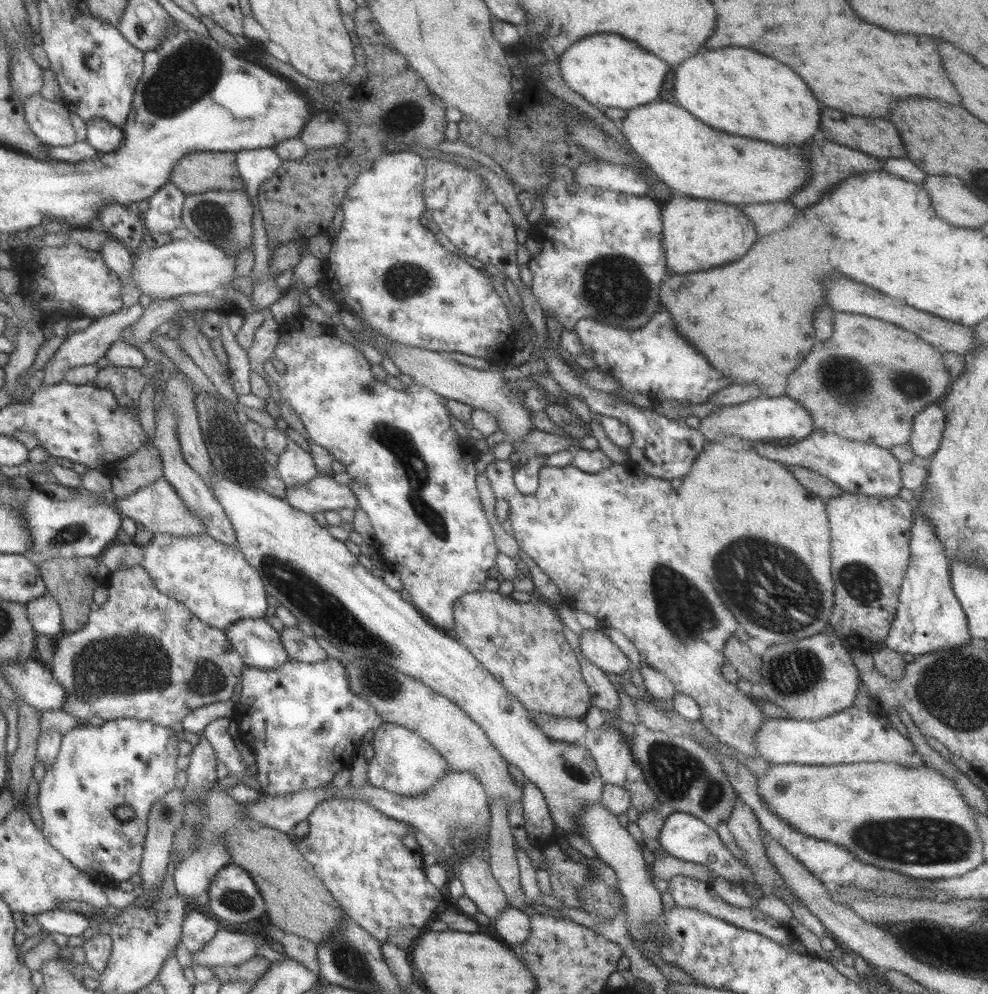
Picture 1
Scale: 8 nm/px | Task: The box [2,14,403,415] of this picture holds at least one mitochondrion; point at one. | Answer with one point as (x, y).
(187, 75)

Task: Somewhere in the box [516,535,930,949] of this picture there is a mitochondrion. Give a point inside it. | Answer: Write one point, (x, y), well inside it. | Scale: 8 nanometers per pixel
(677, 772)

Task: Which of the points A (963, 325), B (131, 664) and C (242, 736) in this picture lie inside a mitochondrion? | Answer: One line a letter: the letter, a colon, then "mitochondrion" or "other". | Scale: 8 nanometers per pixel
A: other
B: mitochondrion
C: other

